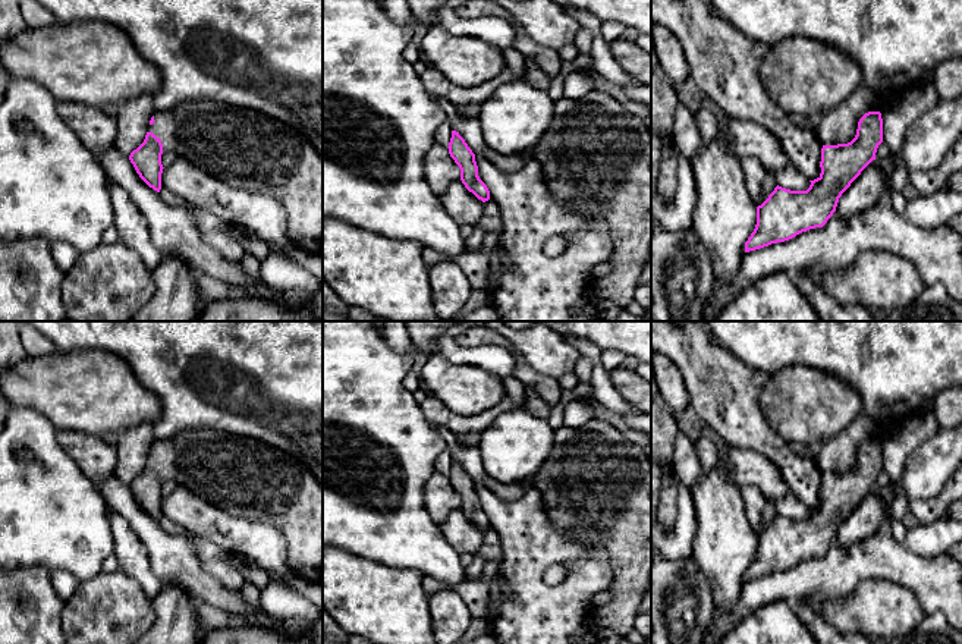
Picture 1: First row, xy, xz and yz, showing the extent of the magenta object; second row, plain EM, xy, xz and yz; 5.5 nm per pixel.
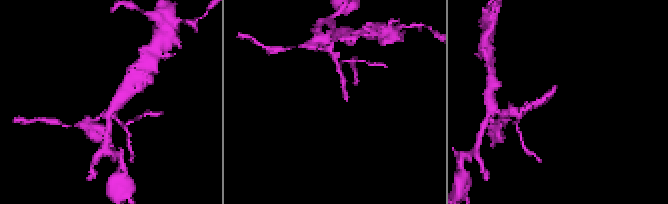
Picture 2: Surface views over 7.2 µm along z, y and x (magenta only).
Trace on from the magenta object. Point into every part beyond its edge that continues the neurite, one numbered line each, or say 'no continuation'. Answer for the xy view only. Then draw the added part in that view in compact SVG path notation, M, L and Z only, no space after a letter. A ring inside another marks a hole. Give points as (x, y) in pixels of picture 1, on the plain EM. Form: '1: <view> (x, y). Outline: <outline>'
1: xy (245, 477). Outline: M198 428L198 430L189 430L182 431L172 439L157 439L154 442L154 452L148 455L148 461L153 461L163 472L163 481L164 480L175 480L177 486L186 487L192 493L198 494L204 500L213 503L214 506L220 508L221 511L240 516L243 519L249 521L258 521L258 522L268 522L271 525L276 525L286 538L287 544L287 565L290 571L314 584L323 584L323 484L320 480L314 475L312 469L308 468L305 464L302 464L299 459L296 459L293 455L280 450L274 446L270 446L268 443L264 443L257 439L251 437L242 437L235 434L227 434L220 430L210 430L210 428Z

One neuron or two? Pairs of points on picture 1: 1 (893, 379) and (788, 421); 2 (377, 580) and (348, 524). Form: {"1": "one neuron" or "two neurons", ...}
{"1": "two neurons", "2": "two neurons"}

